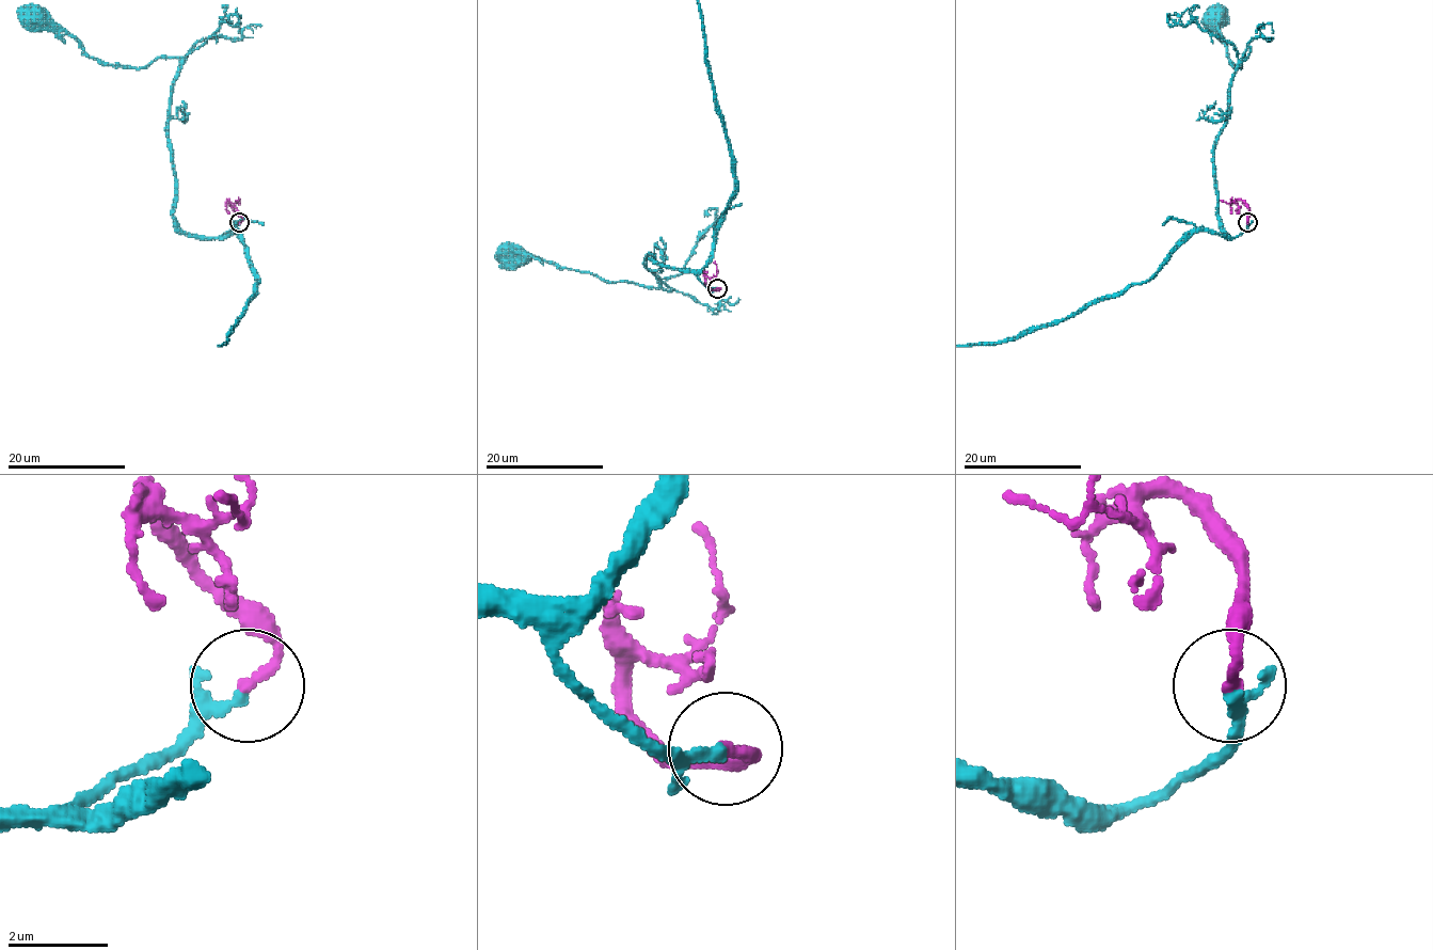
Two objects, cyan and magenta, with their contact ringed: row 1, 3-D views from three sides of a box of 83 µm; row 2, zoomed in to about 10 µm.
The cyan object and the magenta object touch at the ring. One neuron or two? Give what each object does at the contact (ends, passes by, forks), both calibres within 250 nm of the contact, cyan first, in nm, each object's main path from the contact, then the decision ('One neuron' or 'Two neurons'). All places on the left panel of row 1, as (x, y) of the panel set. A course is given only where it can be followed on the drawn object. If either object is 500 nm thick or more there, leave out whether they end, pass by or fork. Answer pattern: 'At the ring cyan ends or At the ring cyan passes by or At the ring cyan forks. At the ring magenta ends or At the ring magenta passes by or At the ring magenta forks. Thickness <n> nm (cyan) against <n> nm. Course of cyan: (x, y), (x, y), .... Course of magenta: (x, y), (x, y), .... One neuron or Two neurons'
At the ring cyan passes by. At the ring magenta ends. Thickness 170 nm (cyan) against 220 nm. Course of cyan: (240, 223), (201, 237), (185, 233), (173, 215), (169, 122), (179, 58), (127, 68), (99, 62), (34, 15). Course of magenta: (240, 222), (242, 218), (227, 200), (238, 203), (237, 200). One neuron

